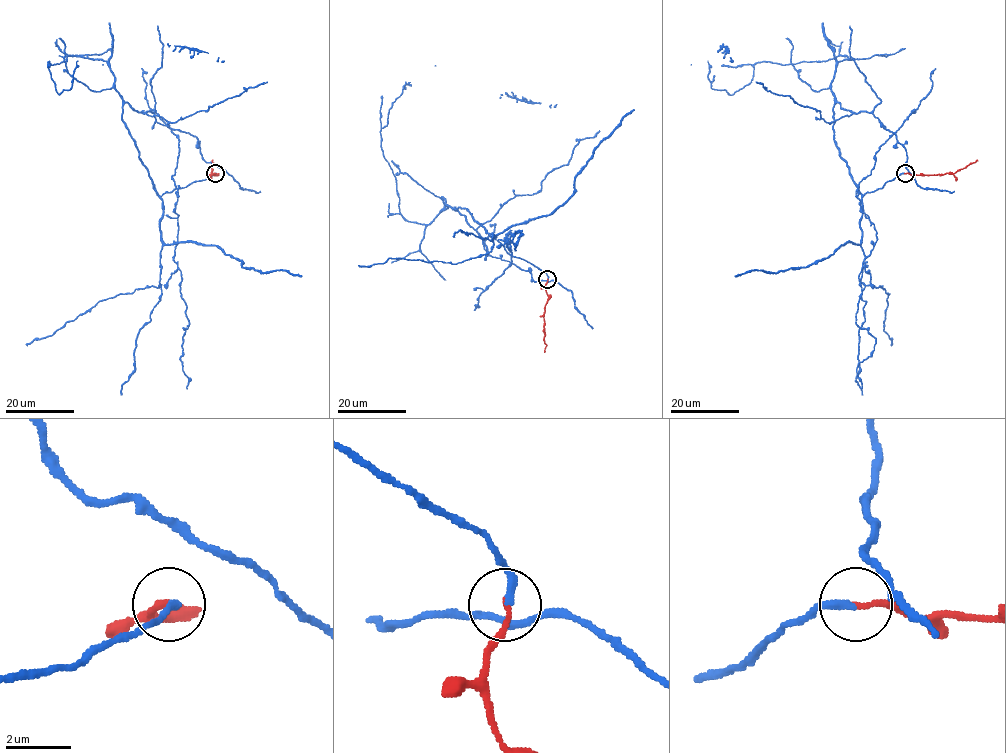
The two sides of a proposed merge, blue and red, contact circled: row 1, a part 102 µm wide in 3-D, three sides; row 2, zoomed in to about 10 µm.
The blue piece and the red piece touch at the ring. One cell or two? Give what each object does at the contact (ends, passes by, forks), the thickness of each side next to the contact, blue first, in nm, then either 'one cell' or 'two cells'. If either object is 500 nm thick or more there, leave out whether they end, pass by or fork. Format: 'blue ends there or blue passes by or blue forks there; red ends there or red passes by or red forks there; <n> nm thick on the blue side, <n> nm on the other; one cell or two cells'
blue ends there; red ends there; 240 nm thick on the blue side, 180 nm on the other; one cell

